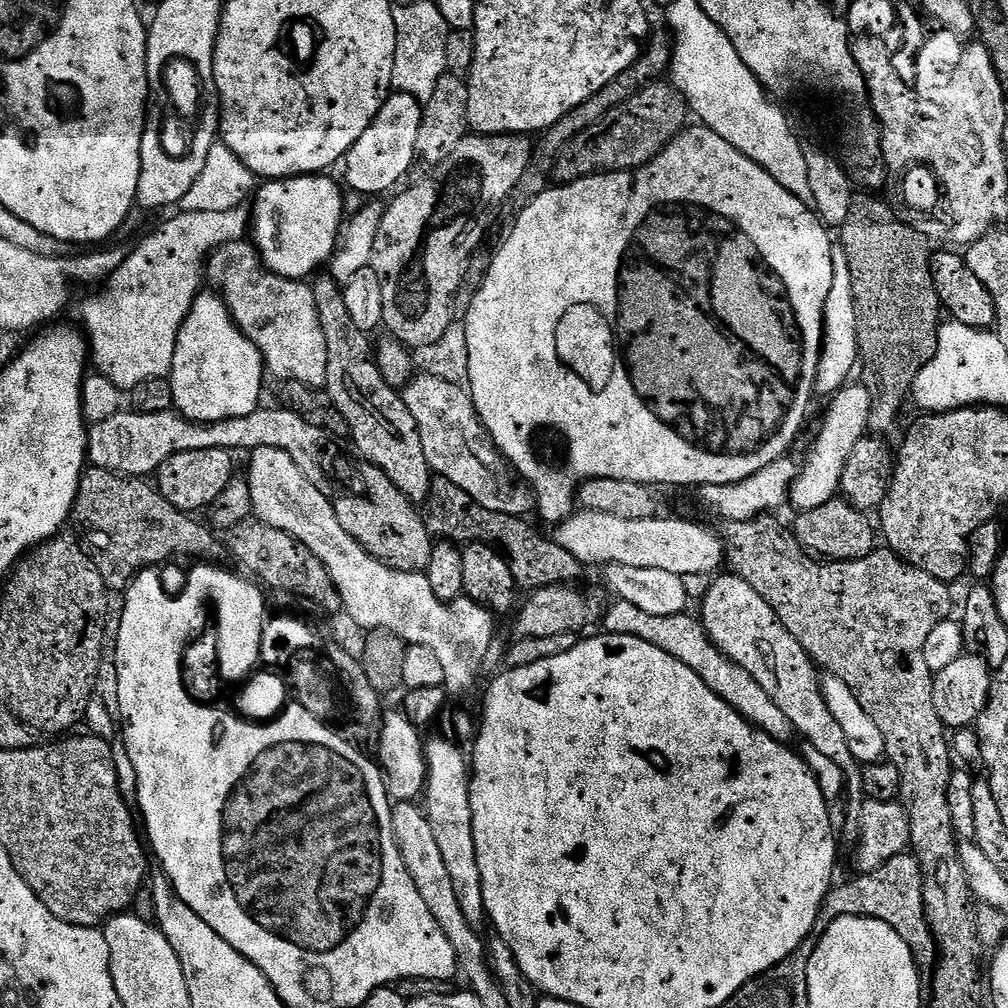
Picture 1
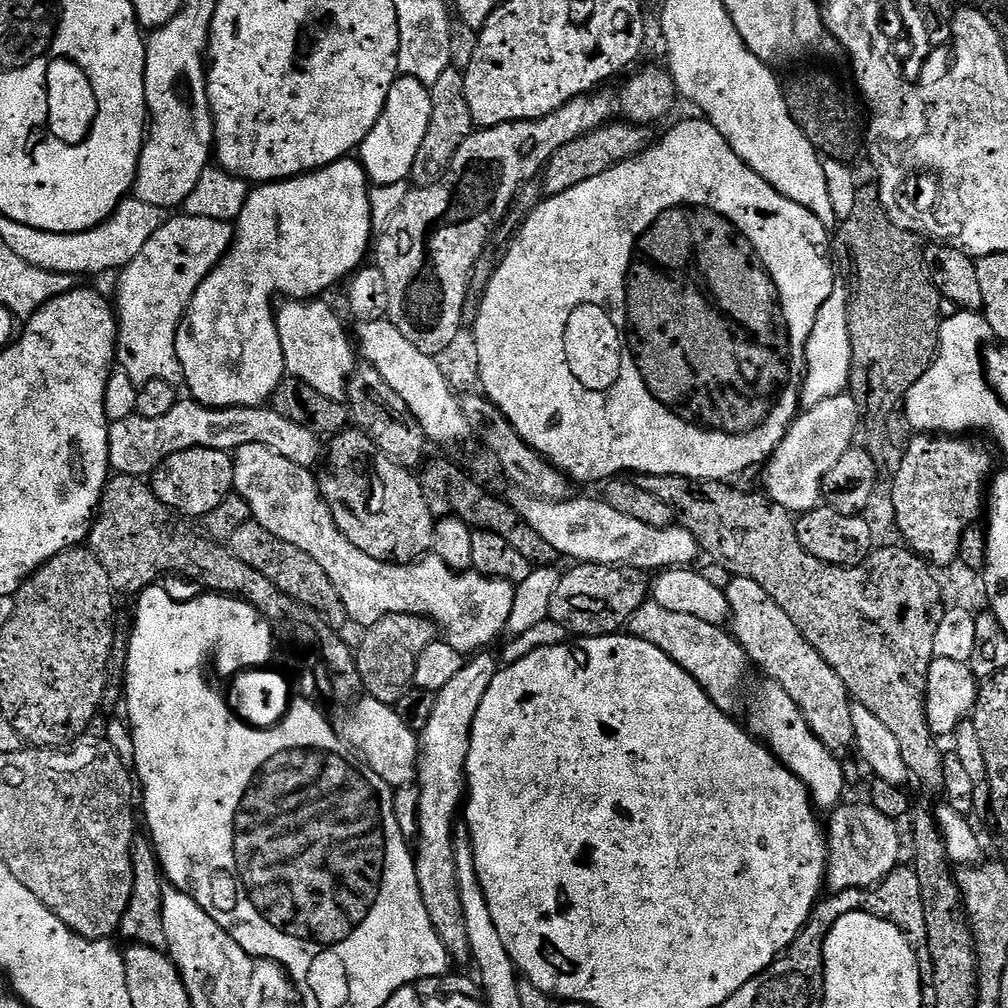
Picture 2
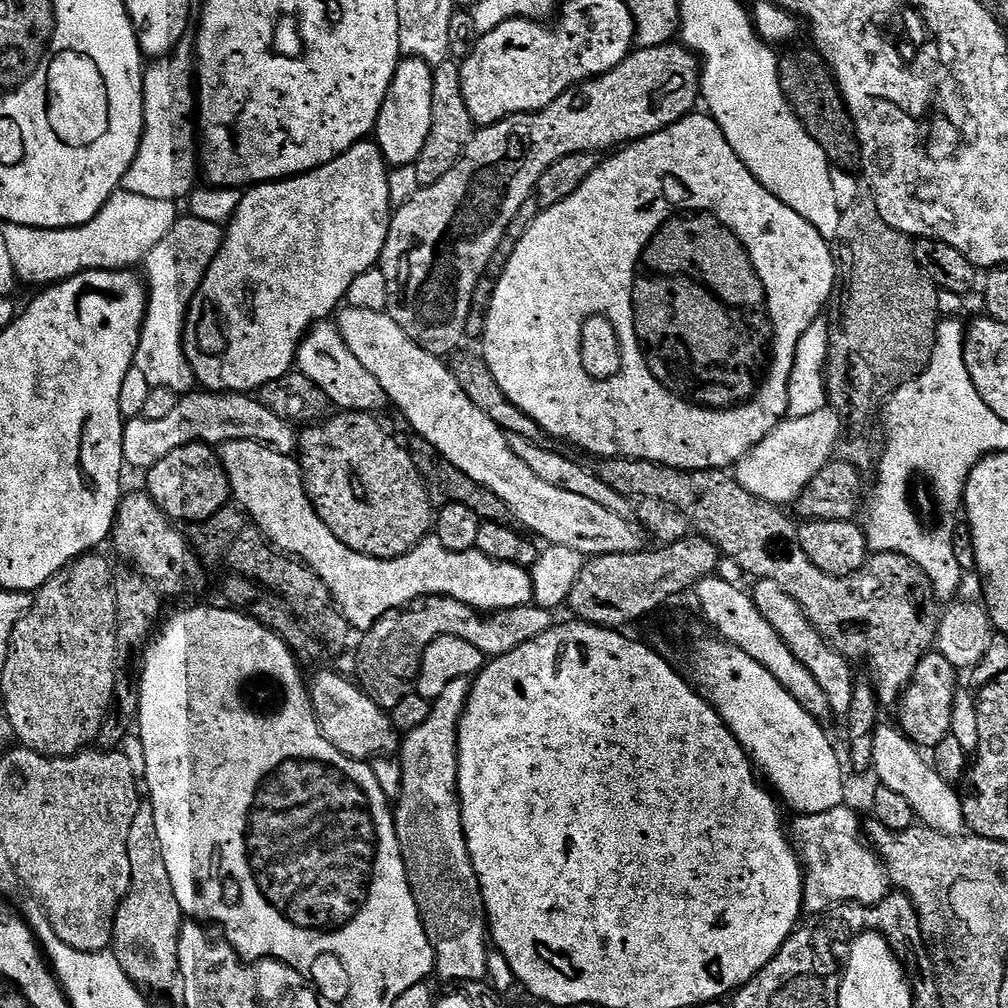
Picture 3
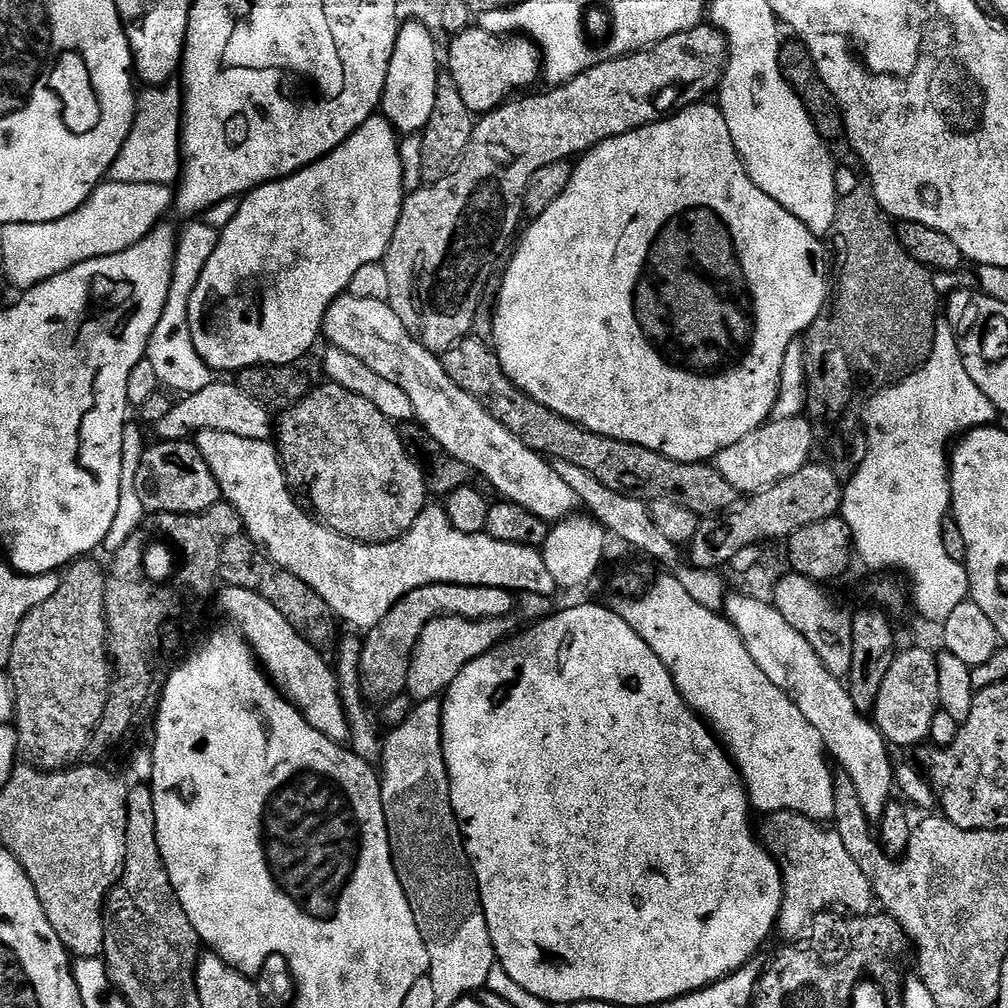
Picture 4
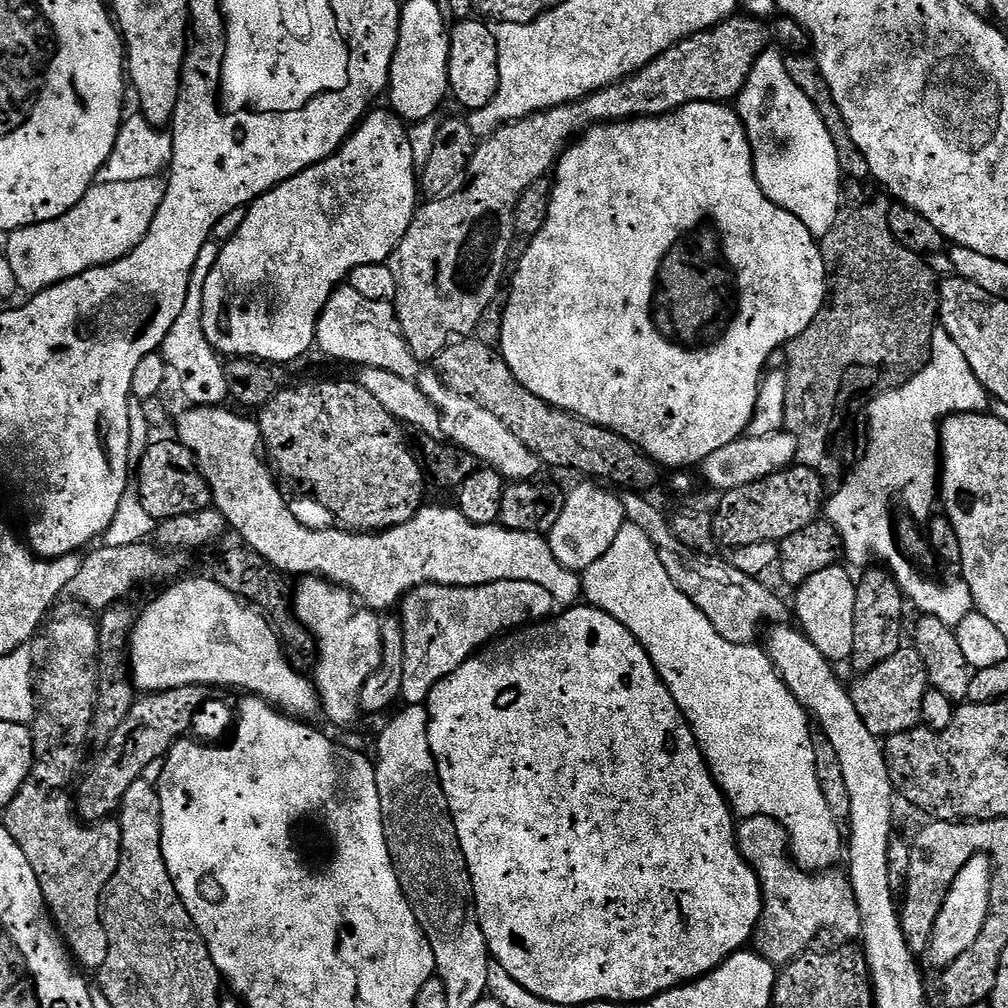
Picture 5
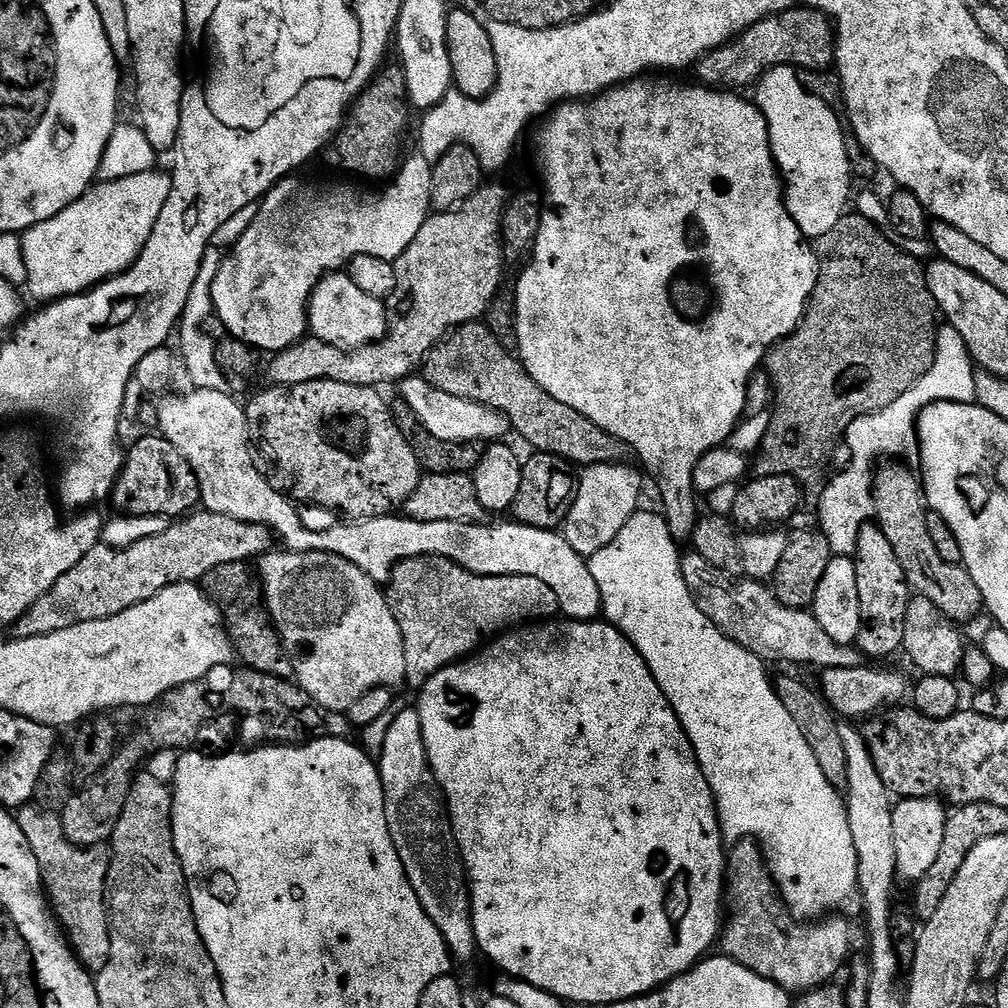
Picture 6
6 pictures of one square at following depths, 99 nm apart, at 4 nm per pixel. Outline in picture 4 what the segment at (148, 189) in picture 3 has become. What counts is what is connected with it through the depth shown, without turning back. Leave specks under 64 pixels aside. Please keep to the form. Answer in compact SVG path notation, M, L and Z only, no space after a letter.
M148 100L137 107L136 121L107 174L108 180L131 184L175 185L182 176L182 104L176 100Z

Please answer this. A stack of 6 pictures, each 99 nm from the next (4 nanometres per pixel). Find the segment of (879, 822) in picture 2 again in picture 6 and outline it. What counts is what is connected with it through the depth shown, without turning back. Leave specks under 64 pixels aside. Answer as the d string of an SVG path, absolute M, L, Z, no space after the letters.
M745 838L742 840L735 841L727 849L726 852L726 908L727 911L732 911L732 917L727 917L726 923L722 928L722 935L719 937L718 944L721 948L723 955L729 956L734 962L738 962L742 966L746 966L746 970L754 970L754 974L758 974L762 978L767 980L773 980L780 988L787 988L789 993L792 994L803 994L811 989L819 988L827 985L828 980L840 967L844 964L844 959L848 956L848 951L852 948L852 932L848 929L848 924L844 920L839 920L841 917L836 914L829 915L827 918L817 919L815 922L805 922L792 915L788 910L787 904L784 903L780 898L780 893L776 887L776 881L772 879L772 874L768 870L767 863L764 859L763 851L759 844L751 838Z

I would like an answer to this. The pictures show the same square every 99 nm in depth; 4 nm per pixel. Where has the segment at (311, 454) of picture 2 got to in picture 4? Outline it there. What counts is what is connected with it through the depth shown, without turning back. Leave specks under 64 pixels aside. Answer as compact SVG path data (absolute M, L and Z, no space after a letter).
M213 382L206 386L206 390L198 390L194 394L184 396L180 401L173 403L170 414L162 418L154 426L159 439L164 442L174 440L187 441L195 437L198 432L206 430L218 430L226 434L238 434L238 438L250 438L251 440L271 441L274 436L274 416L267 408L263 408L250 394L246 394L240 389L239 383L220 384Z

